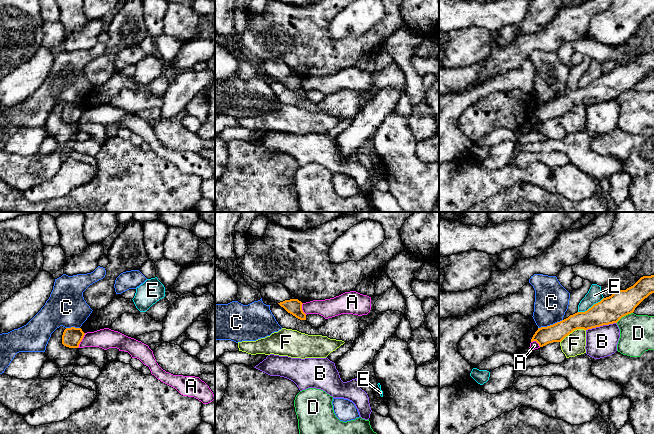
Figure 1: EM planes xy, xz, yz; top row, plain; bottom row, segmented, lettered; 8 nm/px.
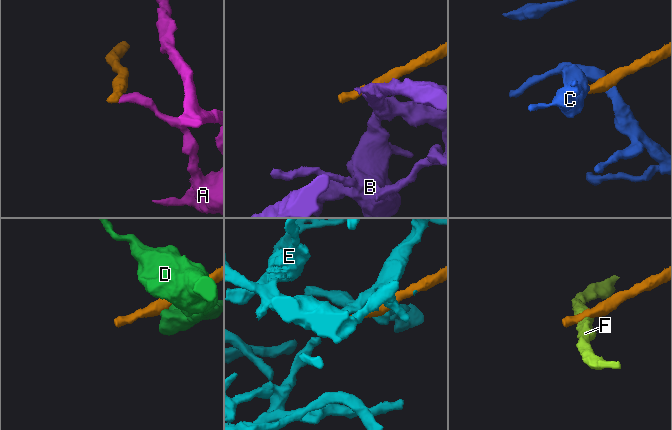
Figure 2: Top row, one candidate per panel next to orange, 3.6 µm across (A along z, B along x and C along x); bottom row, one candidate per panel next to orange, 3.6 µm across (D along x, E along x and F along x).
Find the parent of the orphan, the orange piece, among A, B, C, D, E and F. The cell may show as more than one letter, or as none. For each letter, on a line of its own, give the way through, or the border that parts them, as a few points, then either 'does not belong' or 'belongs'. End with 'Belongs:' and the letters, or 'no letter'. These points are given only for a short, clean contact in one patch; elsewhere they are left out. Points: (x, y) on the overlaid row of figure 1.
A: along xy (85, 333), (77, 347) | does not belong
B: along yz (616, 322), (586, 330) | does not belong
C: along yz (562, 319), (538, 328) | does not belong
D: along yz (632, 312), (622, 316), (616, 322) | does not belong
E: along yz (603, 297), (586, 310), (578, 312) | does not belong
F: along yz (585, 329), (574, 329), (560, 342) | does not belong
Belongs: no letter

